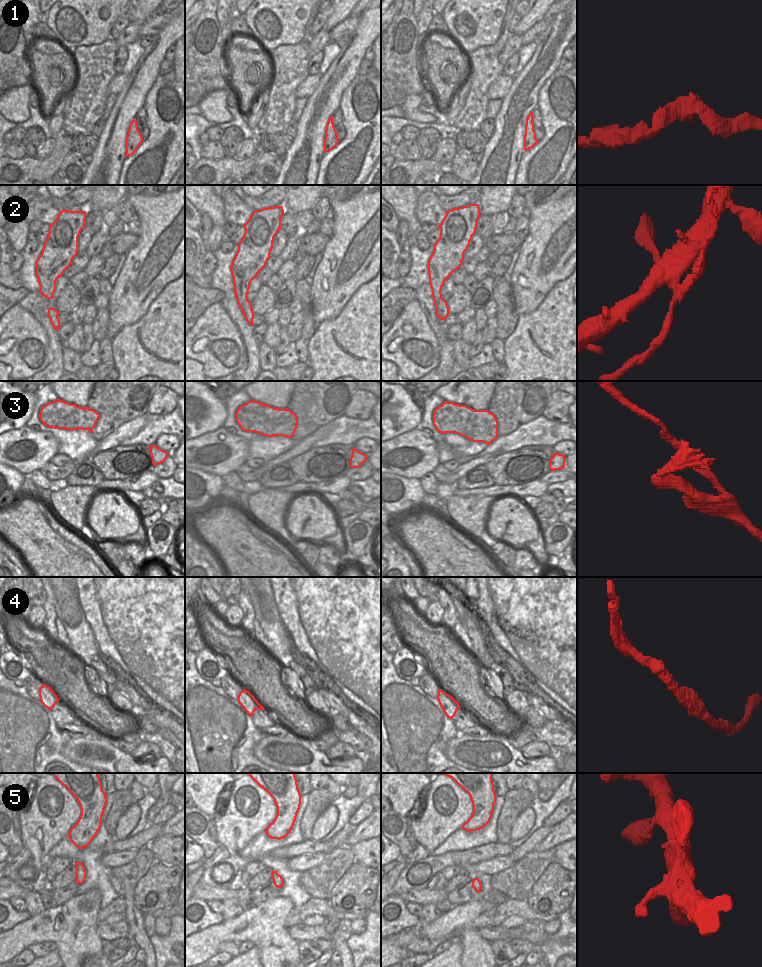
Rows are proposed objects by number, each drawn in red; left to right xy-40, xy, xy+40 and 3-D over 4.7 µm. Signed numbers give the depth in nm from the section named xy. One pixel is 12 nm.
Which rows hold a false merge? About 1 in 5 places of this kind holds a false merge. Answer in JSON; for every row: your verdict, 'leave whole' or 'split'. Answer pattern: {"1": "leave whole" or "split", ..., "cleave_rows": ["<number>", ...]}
{"1": "leave whole", "2": "split", "3": "split", "4": "leave whole", "5": "split", "cleave_rows": ["2", "3", "5"]}

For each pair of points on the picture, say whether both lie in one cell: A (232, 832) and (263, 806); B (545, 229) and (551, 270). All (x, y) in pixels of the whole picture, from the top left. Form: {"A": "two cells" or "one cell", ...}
{"A": "one cell", "B": "one cell"}

